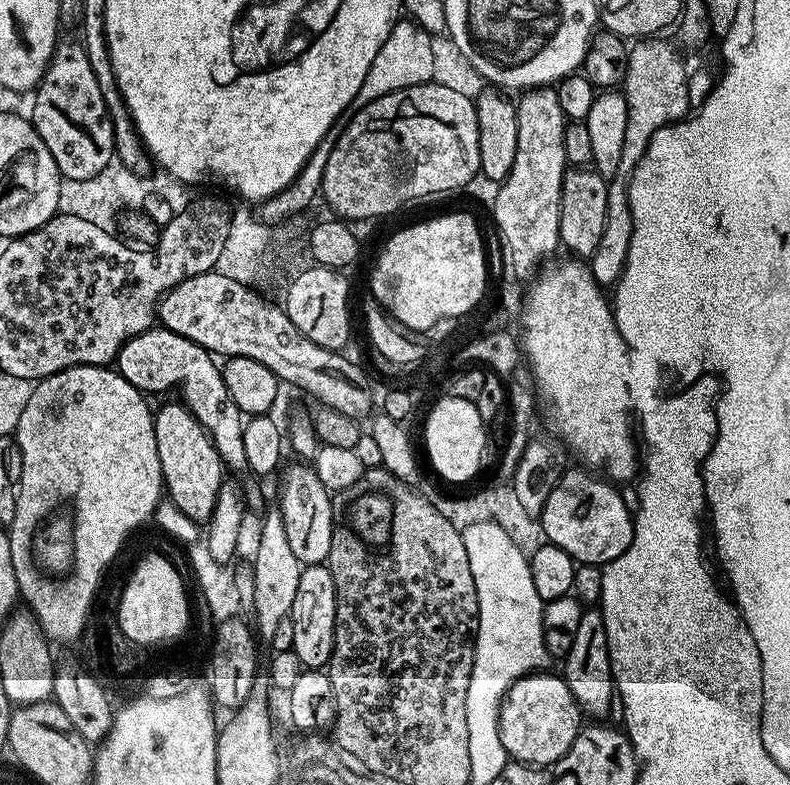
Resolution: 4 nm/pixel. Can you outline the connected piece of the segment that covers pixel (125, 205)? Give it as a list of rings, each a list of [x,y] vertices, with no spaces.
[[[114,156],[94,178],[61,181],[57,211],[63,216],[85,219],[103,228],[111,229],[119,215],[128,209],[141,209],[146,196],[159,192],[153,177],[134,174],[118,157]]]

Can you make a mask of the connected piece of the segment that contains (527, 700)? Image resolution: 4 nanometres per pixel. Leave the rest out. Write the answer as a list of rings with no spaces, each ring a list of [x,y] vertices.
[[[541,670],[530,676],[515,680],[500,704],[500,741],[506,746],[509,757],[517,764],[529,766],[551,766],[561,760],[570,750],[574,738],[582,727],[582,713],[576,705],[574,694],[570,694],[570,686],[566,686],[563,675],[547,676]]]

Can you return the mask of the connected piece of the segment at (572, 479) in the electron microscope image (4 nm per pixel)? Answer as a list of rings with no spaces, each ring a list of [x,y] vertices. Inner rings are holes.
[[[580,468],[561,475],[550,498],[546,498],[546,506],[540,511],[538,523],[548,535],[545,536],[547,543],[566,550],[577,565],[603,566],[618,558],[630,546],[634,516],[630,508],[628,512],[628,504],[615,483],[604,478],[599,480],[596,477],[599,475]]]

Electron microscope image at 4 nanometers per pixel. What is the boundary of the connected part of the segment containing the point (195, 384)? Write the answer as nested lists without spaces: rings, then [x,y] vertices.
[[[153,326],[127,340],[114,364],[120,375],[126,378],[126,382],[145,394],[168,392],[171,388],[177,388],[184,407],[189,408],[196,421],[208,431],[221,461],[229,469],[245,467],[246,449],[242,446],[242,434],[246,420],[238,410],[234,398],[230,398],[221,365],[211,352],[198,346],[198,342],[190,342],[190,338],[182,334],[174,334],[169,328]]]

